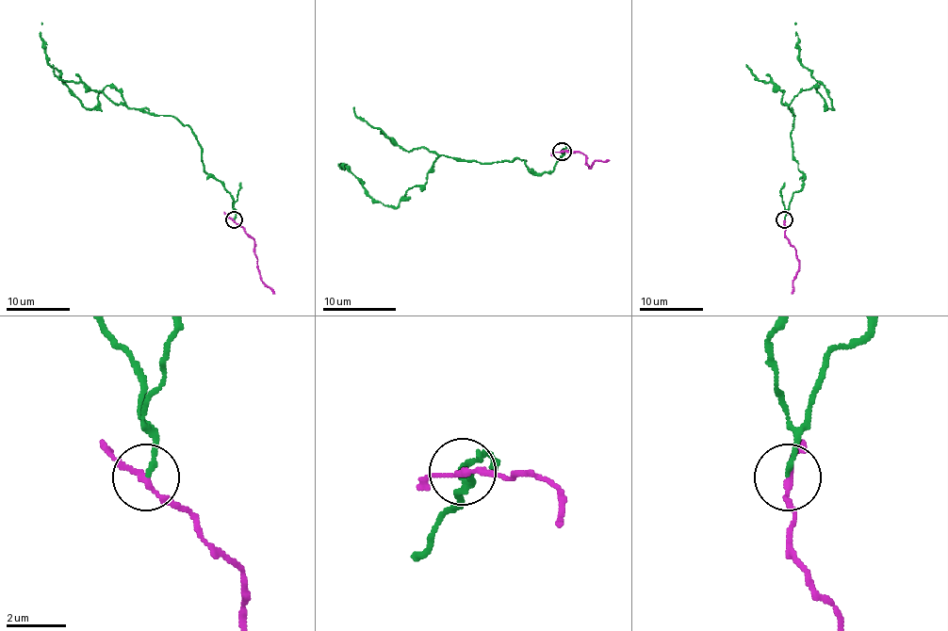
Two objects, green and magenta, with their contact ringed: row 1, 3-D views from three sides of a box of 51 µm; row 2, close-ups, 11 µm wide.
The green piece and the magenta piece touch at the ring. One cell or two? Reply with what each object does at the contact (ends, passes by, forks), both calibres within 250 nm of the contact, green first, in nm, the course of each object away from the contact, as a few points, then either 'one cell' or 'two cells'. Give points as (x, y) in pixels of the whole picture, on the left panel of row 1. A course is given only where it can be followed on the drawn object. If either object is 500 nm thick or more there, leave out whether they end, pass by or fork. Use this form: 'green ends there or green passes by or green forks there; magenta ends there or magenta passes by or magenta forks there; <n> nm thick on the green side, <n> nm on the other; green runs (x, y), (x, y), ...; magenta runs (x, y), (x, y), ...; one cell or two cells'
green ends there; magenta passes by; 150 nm thick on the green side, 160 nm on the other; green runs (233, 220), (232, 195), (203, 168), (188, 125), (128, 107), (112, 85), (87, 109), (47, 61), (41, 22); magenta runs (233, 220), (253, 241), (257, 269), (263, 282), (274, 293); two cells

